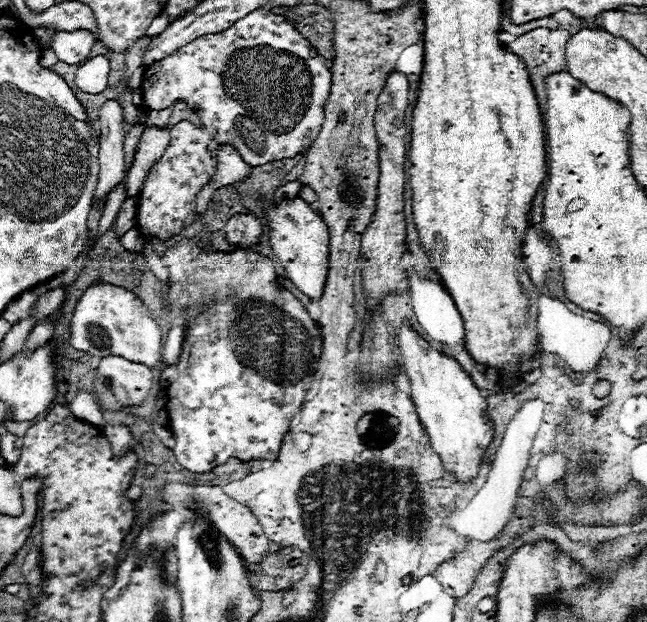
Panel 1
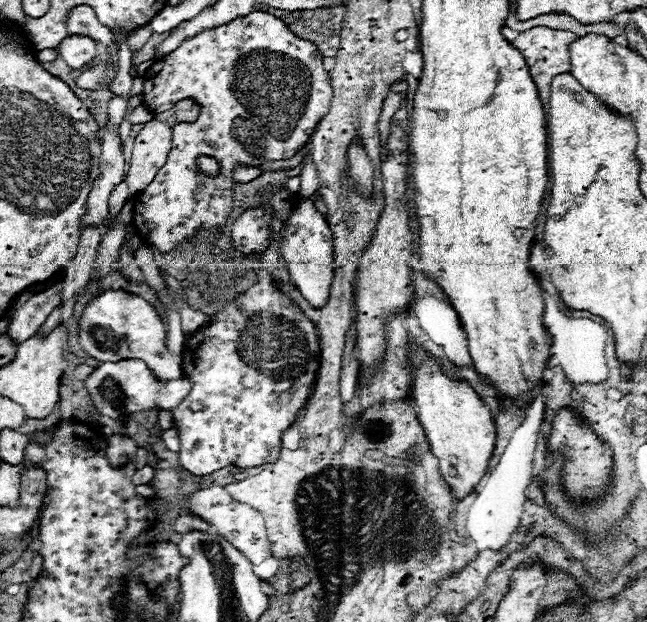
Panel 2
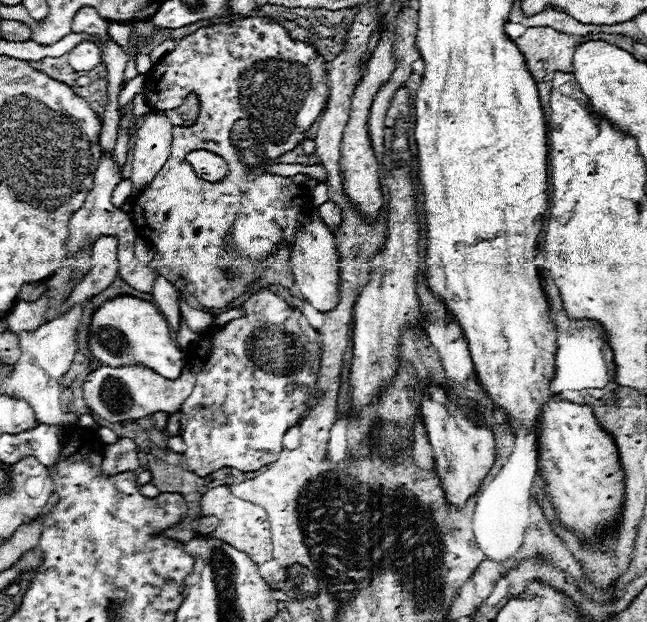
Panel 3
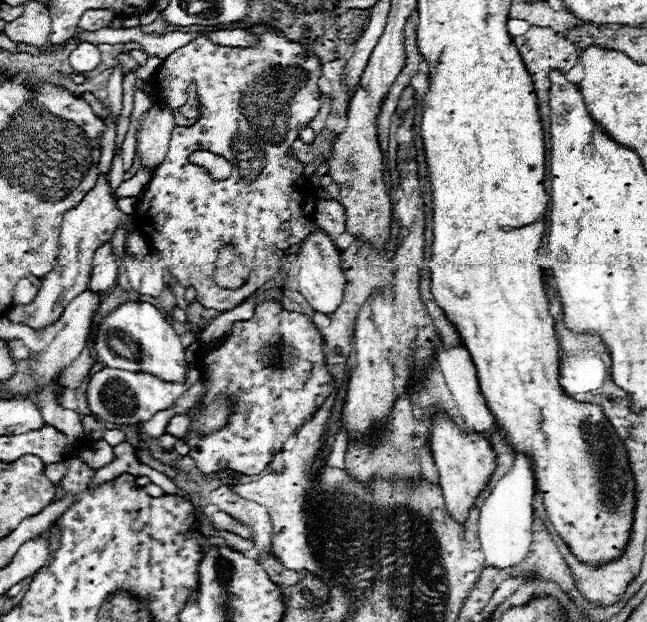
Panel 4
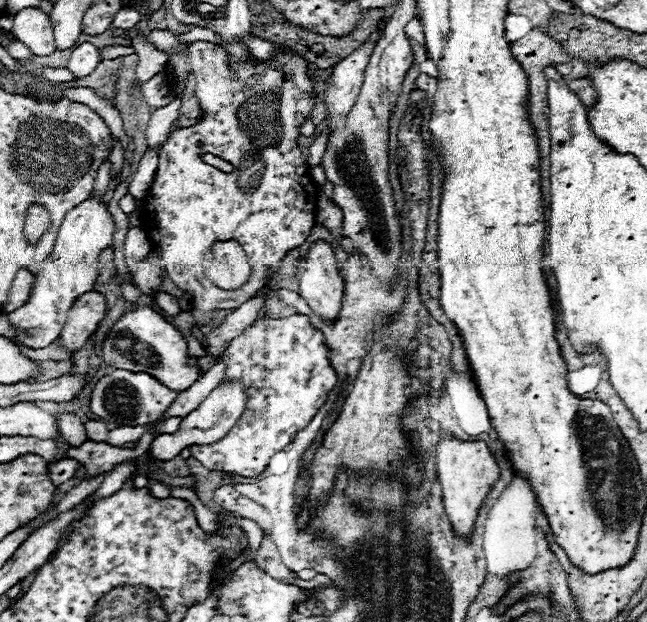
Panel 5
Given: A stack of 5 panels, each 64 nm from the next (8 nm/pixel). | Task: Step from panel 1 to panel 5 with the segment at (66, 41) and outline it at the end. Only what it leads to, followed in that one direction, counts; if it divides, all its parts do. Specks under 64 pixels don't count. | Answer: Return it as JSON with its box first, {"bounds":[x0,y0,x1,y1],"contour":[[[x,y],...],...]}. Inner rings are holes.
{"bounds":[68,42,100,78],"contour":[[[84,42],[80,46],[76,46],[68,58],[68,70],[76,76],[76,78],[84,78],[88,74],[94,72],[94,68],[100,62],[100,54],[98,48],[90,42]]]}

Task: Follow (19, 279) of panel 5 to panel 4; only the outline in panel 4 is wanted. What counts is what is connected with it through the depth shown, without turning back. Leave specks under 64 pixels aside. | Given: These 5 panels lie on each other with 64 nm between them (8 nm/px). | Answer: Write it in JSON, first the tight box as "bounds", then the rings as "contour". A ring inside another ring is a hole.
{"bounds":[12,288,38,306],"contour":[[[16,288],[14,290],[14,300],[12,306],[20,306],[20,304],[30,304],[36,296],[38,288]]]}

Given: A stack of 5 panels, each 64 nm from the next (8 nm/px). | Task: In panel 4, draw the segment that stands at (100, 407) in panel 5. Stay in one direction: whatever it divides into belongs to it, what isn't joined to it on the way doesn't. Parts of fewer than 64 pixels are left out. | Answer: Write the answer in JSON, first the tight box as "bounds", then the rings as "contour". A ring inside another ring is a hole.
{"bounds":[88,368,200,424],"contour":[[[104,368],[96,374],[92,374],[88,384],[88,408],[94,416],[112,422],[112,424],[142,424],[148,422],[156,412],[170,408],[180,394],[184,394],[196,380],[200,378],[200,372],[192,368],[188,372],[188,384],[164,384],[162,380],[156,380],[156,376],[148,372],[128,372],[128,370],[116,370],[116,368]]]}

